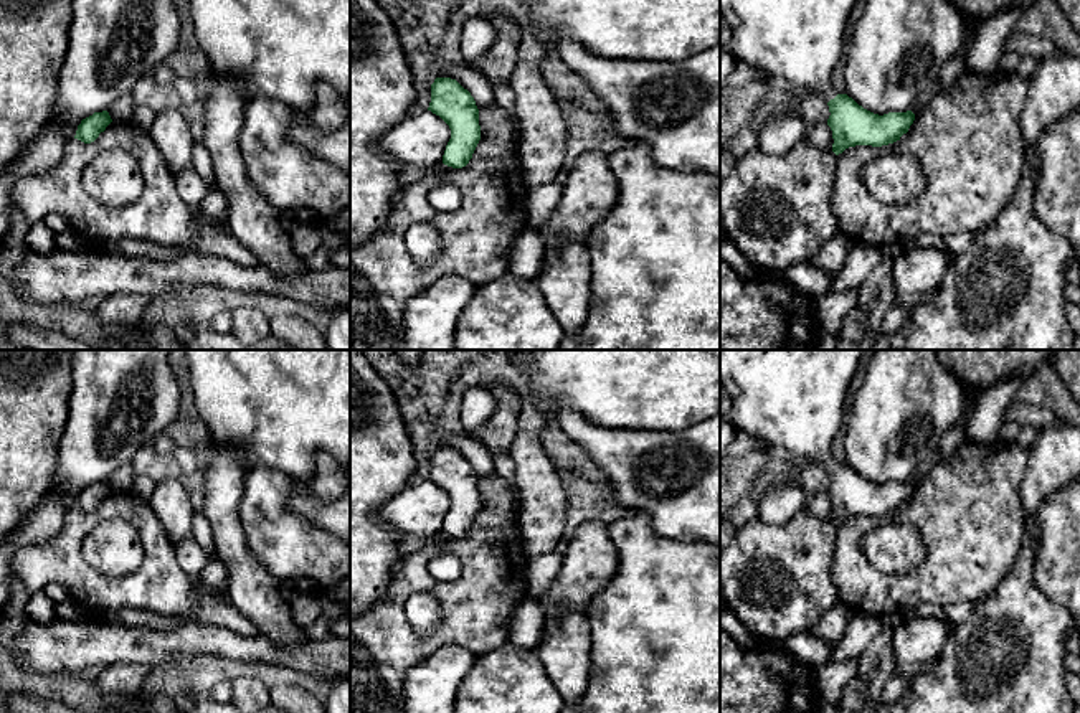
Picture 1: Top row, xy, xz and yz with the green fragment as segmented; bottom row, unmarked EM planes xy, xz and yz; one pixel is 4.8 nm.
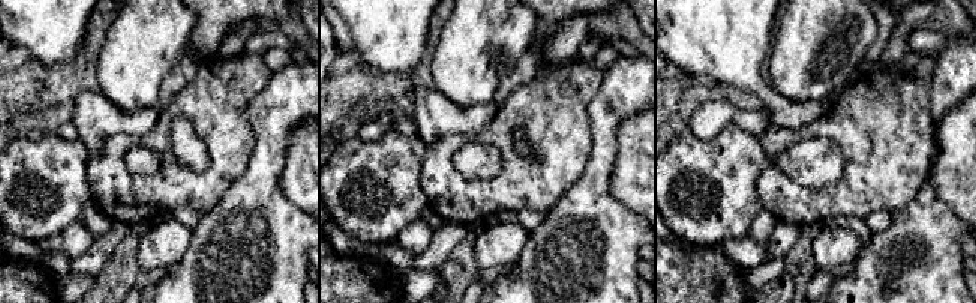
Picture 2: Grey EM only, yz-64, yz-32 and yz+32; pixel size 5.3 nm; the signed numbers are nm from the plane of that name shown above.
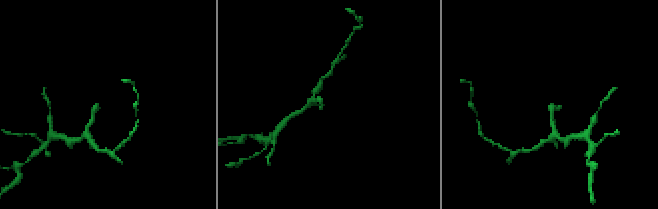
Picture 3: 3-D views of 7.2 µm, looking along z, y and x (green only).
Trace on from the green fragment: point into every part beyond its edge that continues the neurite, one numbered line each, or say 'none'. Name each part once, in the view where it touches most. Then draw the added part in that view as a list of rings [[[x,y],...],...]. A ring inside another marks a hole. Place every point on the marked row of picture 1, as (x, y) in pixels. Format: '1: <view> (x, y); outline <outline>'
1: yz (796, 42); outline [[[720,0],[720,15],[732,31],[730,50],[756,76],[804,87],[824,101],[839,92],[832,73],[844,56],[847,18],[855,0]]]

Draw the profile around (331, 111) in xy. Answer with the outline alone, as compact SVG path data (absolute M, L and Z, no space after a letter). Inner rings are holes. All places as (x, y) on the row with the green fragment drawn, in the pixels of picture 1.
M319 83L310 120L322 130L339 129L350 120L350 101L343 99L329 83Z

